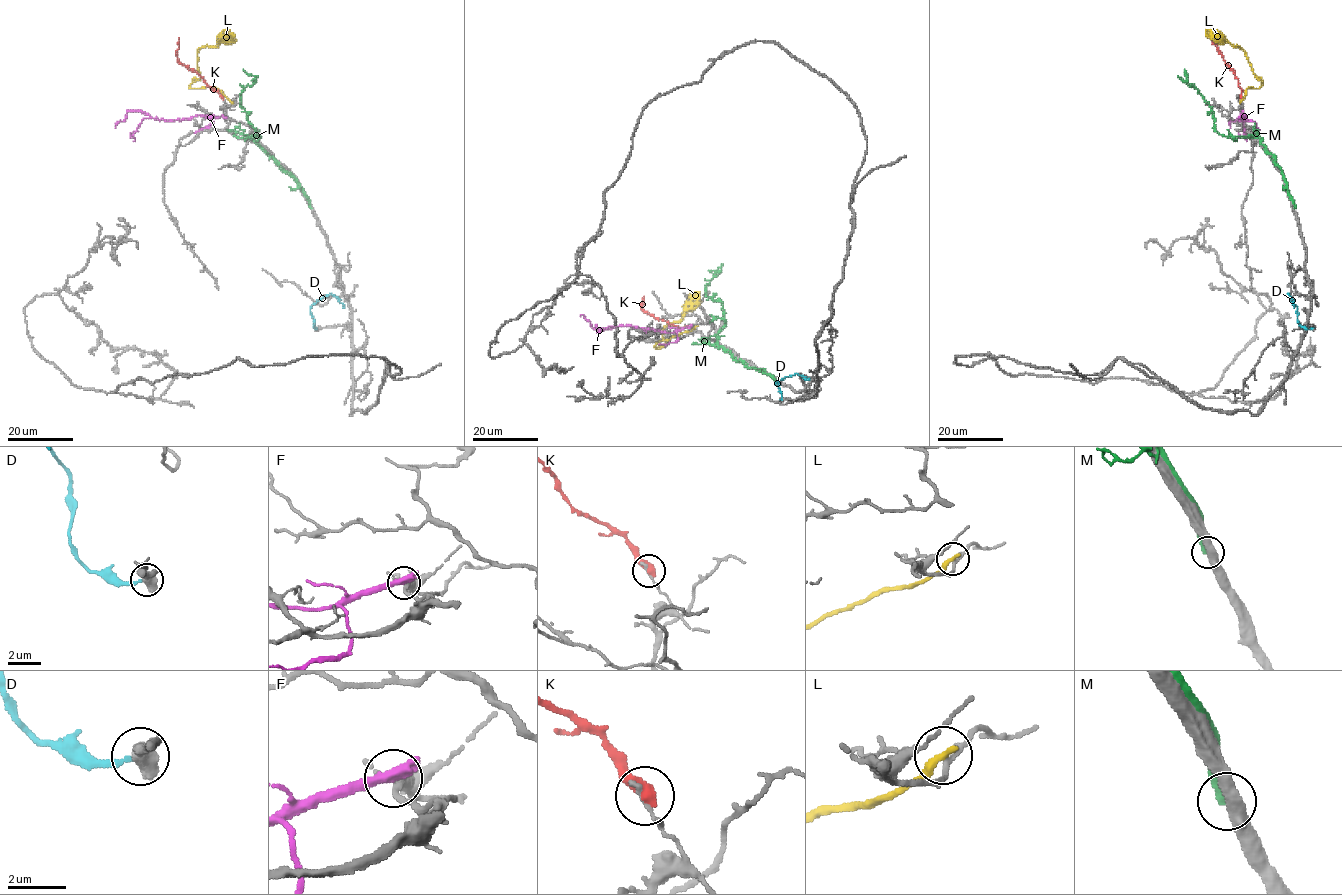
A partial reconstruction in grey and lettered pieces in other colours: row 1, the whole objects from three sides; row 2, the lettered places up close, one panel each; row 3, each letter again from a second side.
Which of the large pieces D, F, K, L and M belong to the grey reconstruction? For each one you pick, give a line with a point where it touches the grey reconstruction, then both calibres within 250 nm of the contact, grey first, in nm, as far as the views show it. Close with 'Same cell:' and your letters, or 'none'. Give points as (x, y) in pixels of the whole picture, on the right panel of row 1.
Same cell: none

